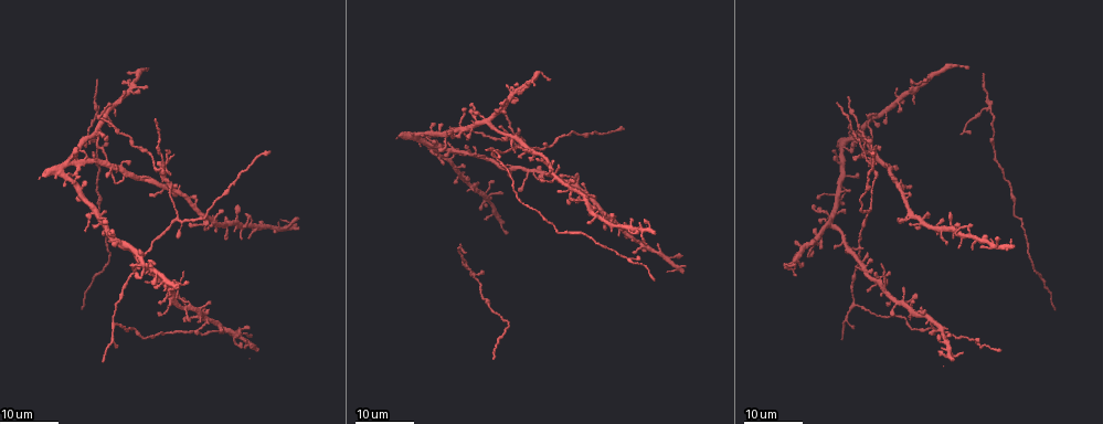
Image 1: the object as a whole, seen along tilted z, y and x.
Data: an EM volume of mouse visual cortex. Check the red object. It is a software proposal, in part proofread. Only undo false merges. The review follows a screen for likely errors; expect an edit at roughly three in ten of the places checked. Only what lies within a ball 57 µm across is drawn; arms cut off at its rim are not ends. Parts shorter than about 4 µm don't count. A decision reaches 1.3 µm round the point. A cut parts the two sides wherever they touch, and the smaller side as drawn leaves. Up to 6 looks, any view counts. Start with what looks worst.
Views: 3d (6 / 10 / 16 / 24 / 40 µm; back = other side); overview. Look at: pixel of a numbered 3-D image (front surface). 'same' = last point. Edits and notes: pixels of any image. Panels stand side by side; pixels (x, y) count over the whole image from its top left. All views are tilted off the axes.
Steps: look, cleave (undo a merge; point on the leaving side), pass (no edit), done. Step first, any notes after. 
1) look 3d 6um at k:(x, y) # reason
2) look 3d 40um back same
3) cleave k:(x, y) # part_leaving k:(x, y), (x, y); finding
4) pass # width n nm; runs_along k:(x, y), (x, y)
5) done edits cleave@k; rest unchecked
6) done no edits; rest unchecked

look 3d 24um at 1:(860, 246) # four-way junction

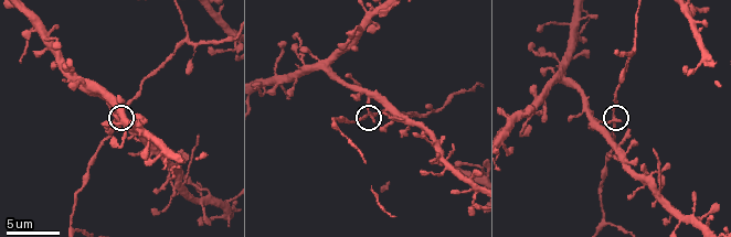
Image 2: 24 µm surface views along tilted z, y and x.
look 3d 6um at 2:(366, 115)

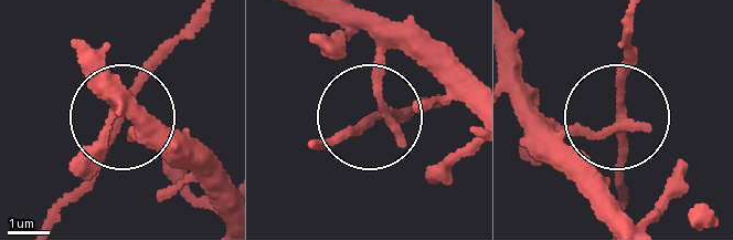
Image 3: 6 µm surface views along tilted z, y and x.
pass # side_arm 38 um; one cell here

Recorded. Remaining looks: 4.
look 3d 10um at 2:(339, 130) # three arms meet

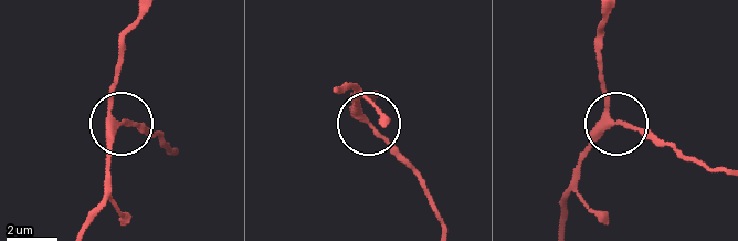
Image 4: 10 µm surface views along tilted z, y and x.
pass # width 210 nm; runs_along 4:(605, 22), (599, 77), (613, 122), (573, 168); all the same cell

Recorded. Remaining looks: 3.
look 3d 24um at 1:(988, 108) # a fork

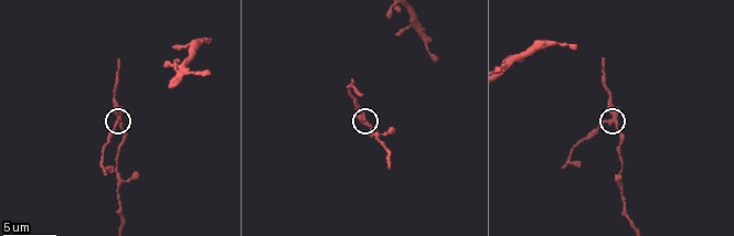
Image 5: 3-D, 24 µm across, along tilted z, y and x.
look 3d 10um at 5:(614, 119)

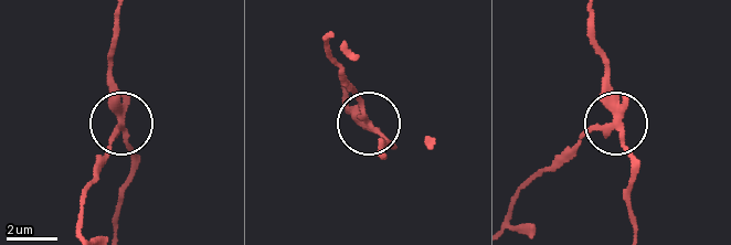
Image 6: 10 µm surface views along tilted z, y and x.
cleave 6:(113, 140) # width 250 nm; part_leaving 6:(366, 119), (359, 94), (329, 50), (334, 39); a second cell is stuck on

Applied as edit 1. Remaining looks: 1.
done edits cleave@6; rest unchecked

